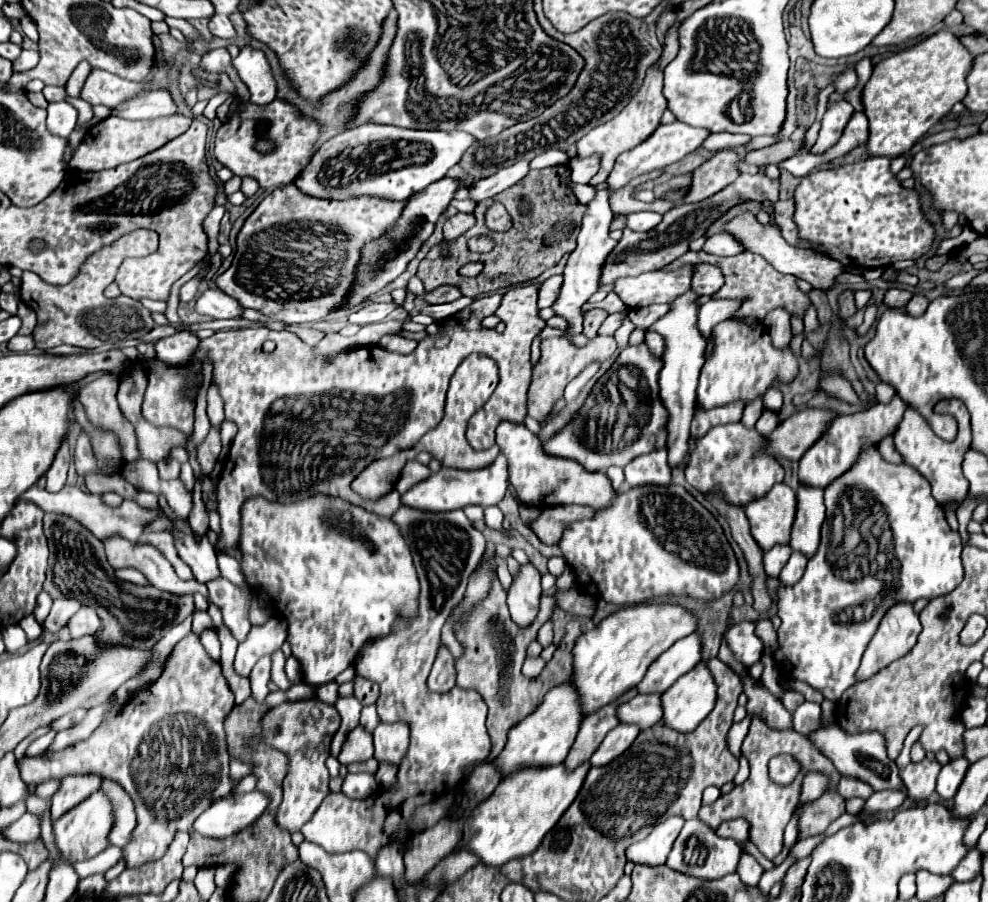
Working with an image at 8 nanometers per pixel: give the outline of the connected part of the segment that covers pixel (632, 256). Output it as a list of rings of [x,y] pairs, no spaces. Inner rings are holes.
[[[740,173],[734,183],[730,183],[728,187],[724,187],[722,191],[712,195],[710,199],[704,199],[702,203],[682,203],[682,205],[672,207],[670,211],[664,213],[662,223],[658,227],[650,229],[648,233],[634,233],[630,229],[624,229],[622,239],[618,241],[618,245],[606,259],[606,267],[602,267],[600,285],[610,285],[622,277],[636,277],[646,271],[662,269],[664,265],[672,263],[676,257],[684,255],[688,251],[690,241],[702,237],[714,219],[718,219],[724,211],[728,211],[730,207],[734,207],[736,203],[746,201],[746,199],[756,199],[760,203],[766,199],[776,201],[778,199],[778,181],[770,181],[768,177],[762,177],[762,175]]]

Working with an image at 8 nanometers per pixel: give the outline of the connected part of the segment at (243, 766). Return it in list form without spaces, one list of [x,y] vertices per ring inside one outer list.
[[[232,761],[230,763],[230,777],[232,777],[232,781],[240,781],[246,775],[250,775],[250,765],[248,763],[242,763],[242,761]]]

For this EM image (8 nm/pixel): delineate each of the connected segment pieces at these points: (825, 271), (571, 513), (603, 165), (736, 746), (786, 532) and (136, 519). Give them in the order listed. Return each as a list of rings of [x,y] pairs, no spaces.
[[[746,211],[746,213],[740,213],[738,217],[730,219],[724,227],[724,233],[728,235],[734,235],[734,239],[738,239],[744,247],[744,251],[750,251],[750,253],[758,253],[762,255],[776,271],[780,273],[790,273],[790,275],[796,275],[808,283],[812,283],[814,289],[824,289],[828,291],[834,283],[834,277],[840,275],[844,271],[842,263],[830,259],[830,257],[824,257],[822,253],[814,253],[814,251],[806,251],[806,249],[798,249],[798,247],[792,247],[784,241],[782,233],[780,233],[780,227],[774,225],[774,223],[760,223],[756,219],[756,215],[752,211]]]
[[[552,505],[542,511],[538,521],[532,523],[532,531],[546,543],[556,545],[558,539],[562,539],[562,531],[566,525],[582,519],[592,519],[596,515],[596,509],[586,505]]]
[[[652,65],[646,73],[646,79],[644,79],[644,85],[640,87],[638,95],[634,95],[630,99],[630,103],[626,105],[626,109],[616,115],[610,123],[604,123],[600,127],[596,127],[594,131],[590,131],[588,135],[584,135],[578,145],[576,145],[576,157],[584,159],[586,155],[600,155],[600,171],[594,175],[594,179],[590,181],[590,185],[598,185],[598,183],[604,183],[608,173],[612,171],[612,165],[616,161],[616,157],[622,153],[622,151],[628,151],[632,147],[636,147],[638,143],[642,143],[648,135],[654,133],[654,129],[658,127],[660,123],[660,117],[662,113],[666,111],[666,97],[662,95],[662,71],[658,71],[656,65]]]
[[[747,715],[742,721],[733,723],[728,732],[728,748],[736,758],[742,755],[741,745],[747,735],[751,719],[751,715]]]
[[[776,483],[768,495],[746,503],[752,537],[762,551],[774,543],[790,541],[790,527],[796,513],[796,493],[786,483]]]
[[[34,485],[34,487],[30,487],[22,495],[22,499],[30,499],[38,507],[42,507],[44,511],[52,511],[52,513],[60,513],[60,515],[70,515],[72,519],[82,523],[88,531],[92,531],[98,539],[104,539],[104,537],[110,537],[110,535],[118,533],[118,535],[122,535],[122,537],[126,537],[130,541],[138,541],[140,535],[142,535],[142,525],[156,519],[156,513],[142,509],[134,501],[124,501],[120,507],[110,507],[110,505],[106,505],[102,501],[102,495],[84,493],[84,491],[80,491],[78,487],[72,487],[72,485],[64,485],[62,491],[58,491],[58,493],[50,493],[50,491],[40,489],[40,487]]]

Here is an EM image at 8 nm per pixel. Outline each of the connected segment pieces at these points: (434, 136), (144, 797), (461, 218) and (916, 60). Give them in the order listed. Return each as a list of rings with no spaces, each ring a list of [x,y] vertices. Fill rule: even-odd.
[[[366,123],[322,143],[314,161],[300,173],[294,185],[318,199],[350,199],[354,195],[376,195],[380,199],[408,199],[454,167],[474,141],[462,131],[420,131]]]
[[[190,631],[172,649],[164,673],[152,685],[134,693],[118,717],[102,723],[90,739],[56,753],[22,757],[16,765],[22,781],[28,785],[86,773],[100,773],[102,777],[116,779],[136,805],[138,823],[122,855],[128,867],[138,867],[160,859],[178,831],[188,831],[192,821],[214,799],[232,793],[234,783],[228,777],[230,757],[222,725],[232,707],[234,693],[222,675],[220,663],[214,663],[214,659],[206,655],[200,637]],[[136,755],[138,787],[132,773]]]
[[[456,213],[454,217],[448,217],[444,223],[444,239],[446,241],[456,239],[464,231],[468,231],[474,223],[476,223],[476,219],[472,213]]]
[[[942,29],[912,49],[900,51],[874,65],[872,77],[862,89],[862,107],[870,123],[866,151],[870,157],[900,157],[966,97],[966,75],[972,65],[972,55],[958,37]]]

